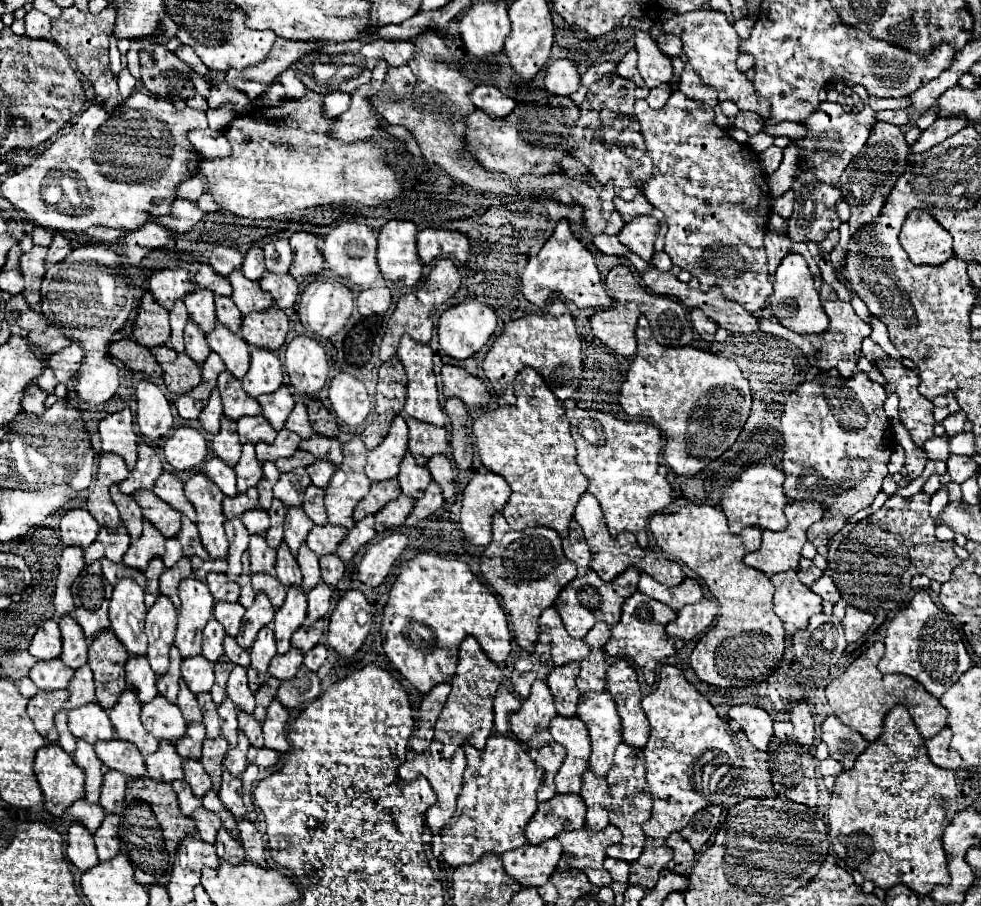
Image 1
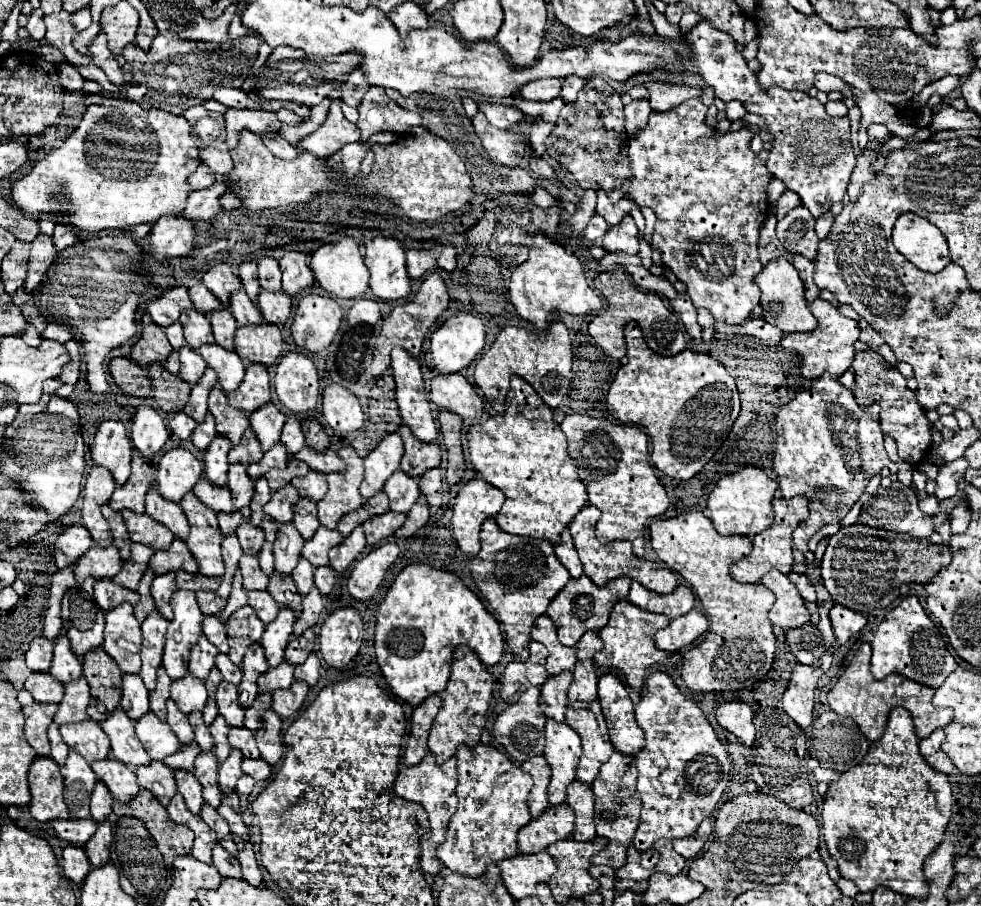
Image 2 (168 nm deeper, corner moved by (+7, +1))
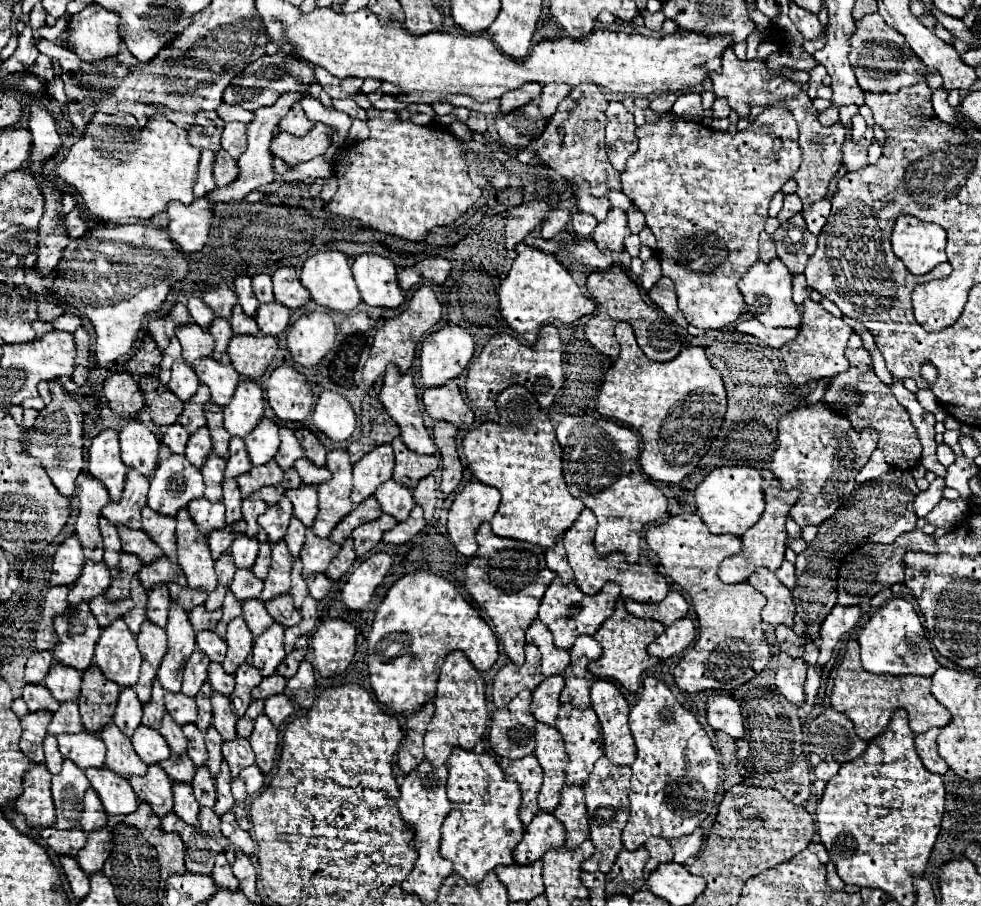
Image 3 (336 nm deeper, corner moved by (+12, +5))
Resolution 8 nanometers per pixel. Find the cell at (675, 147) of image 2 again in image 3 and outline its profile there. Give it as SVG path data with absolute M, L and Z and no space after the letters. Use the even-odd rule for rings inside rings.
M781 108L779 132L765 130L741 130L737 134L717 132L701 122L685 120L673 112L663 114L655 122L647 122L637 128L639 148L629 156L625 170L621 172L623 192L645 214L647 226L657 238L657 258L663 268L663 276L675 282L679 308L687 322L709 330L723 328L739 320L745 310L745 300L737 288L743 274L759 260L757 244L763 232L767 208L771 196L795 174L801 162L801 150L797 144L799 132L793 114ZM773 138L783 138L783 148L773 150Z

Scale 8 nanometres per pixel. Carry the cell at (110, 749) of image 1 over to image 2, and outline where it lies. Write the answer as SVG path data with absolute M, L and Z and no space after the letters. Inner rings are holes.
M106 758L106 760L98 760L94 764L90 764L90 768L94 770L94 774L98 776L100 782L106 784L106 788L110 788L110 794L114 796L114 800L118 800L120 804L130 802L138 792L140 786L136 782L136 774L134 768L114 760L114 758Z

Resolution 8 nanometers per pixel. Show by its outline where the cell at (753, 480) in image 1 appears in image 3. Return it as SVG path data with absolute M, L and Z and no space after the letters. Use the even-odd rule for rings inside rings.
M723 466L715 468L697 488L695 488L697 510L713 534L735 534L743 536L757 520L765 508L761 474L749 466Z

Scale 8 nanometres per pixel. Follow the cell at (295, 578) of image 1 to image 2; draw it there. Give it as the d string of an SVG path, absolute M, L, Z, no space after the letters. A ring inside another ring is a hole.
M274 572L270 576L270 586L268 586L270 596L278 602L278 606L282 608L290 608L294 612L300 612L300 600L302 596L296 590L296 584L290 576L280 576L278 572Z

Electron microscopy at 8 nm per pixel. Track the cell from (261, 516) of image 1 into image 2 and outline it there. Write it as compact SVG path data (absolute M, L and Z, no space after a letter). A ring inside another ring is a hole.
M250 522L242 524L238 530L236 530L236 536L240 540L240 546L244 550L244 554L258 554L262 544L264 544L264 532L262 528L254 528Z

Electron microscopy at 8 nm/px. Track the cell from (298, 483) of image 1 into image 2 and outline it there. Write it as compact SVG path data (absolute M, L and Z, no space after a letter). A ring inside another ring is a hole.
M288 484L288 486L284 486L284 488L280 488L278 492L272 494L270 502L264 506L264 512L266 512L272 520L276 520L276 522L280 522L280 524L288 524L288 522L292 522L294 504L296 504L298 500L300 500L298 490L296 490L292 484Z

